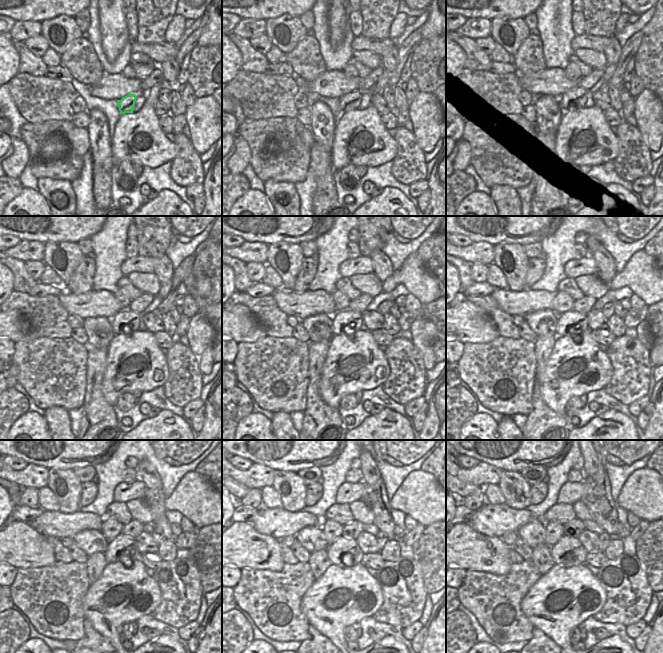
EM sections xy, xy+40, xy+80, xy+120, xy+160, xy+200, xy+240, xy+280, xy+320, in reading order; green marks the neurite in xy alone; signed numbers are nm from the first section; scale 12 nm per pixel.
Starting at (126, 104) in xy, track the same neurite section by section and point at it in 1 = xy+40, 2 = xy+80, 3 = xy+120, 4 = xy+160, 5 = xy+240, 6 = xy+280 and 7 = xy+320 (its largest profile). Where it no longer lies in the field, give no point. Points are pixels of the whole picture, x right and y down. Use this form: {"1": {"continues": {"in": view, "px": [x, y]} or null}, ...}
{"1": {"continues": {"in": "xy+40", "px": [351, 101]}}, "2": {"continues": {"in": "xy+80", "px": [576, 97]}}, "3": {"continues": {"in": "xy+120", "px": [126, 319]}}, "4": {"continues": {"in": "xy+160", "px": [343, 321]}}, "5": {"continues": {"in": "xy+240", "px": [123, 544]}}, "6": {"continues": {"in": "xy+280", "px": [342, 545]}}, "7": {"continues": {"in": "xy+320", "px": [568, 551]}}}

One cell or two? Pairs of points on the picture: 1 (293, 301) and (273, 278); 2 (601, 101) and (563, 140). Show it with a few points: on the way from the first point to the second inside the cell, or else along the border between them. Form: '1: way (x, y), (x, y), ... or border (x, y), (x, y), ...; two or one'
1: border (282, 287), (278, 289); two
2: border (595, 104), (603, 111); two

